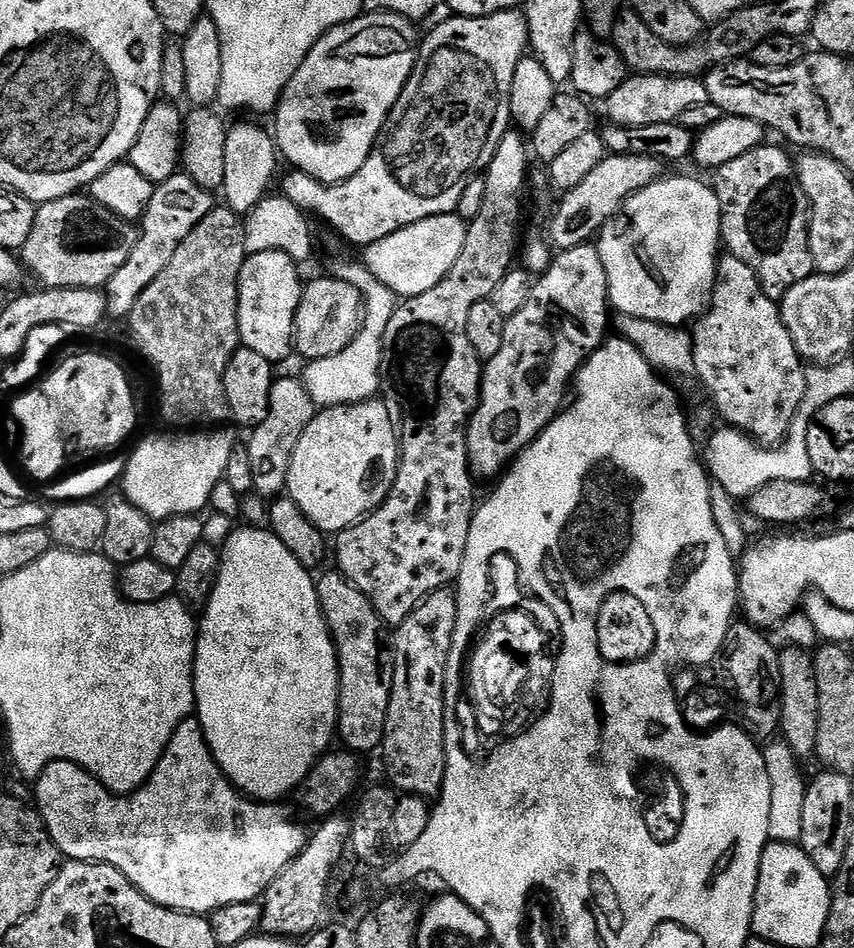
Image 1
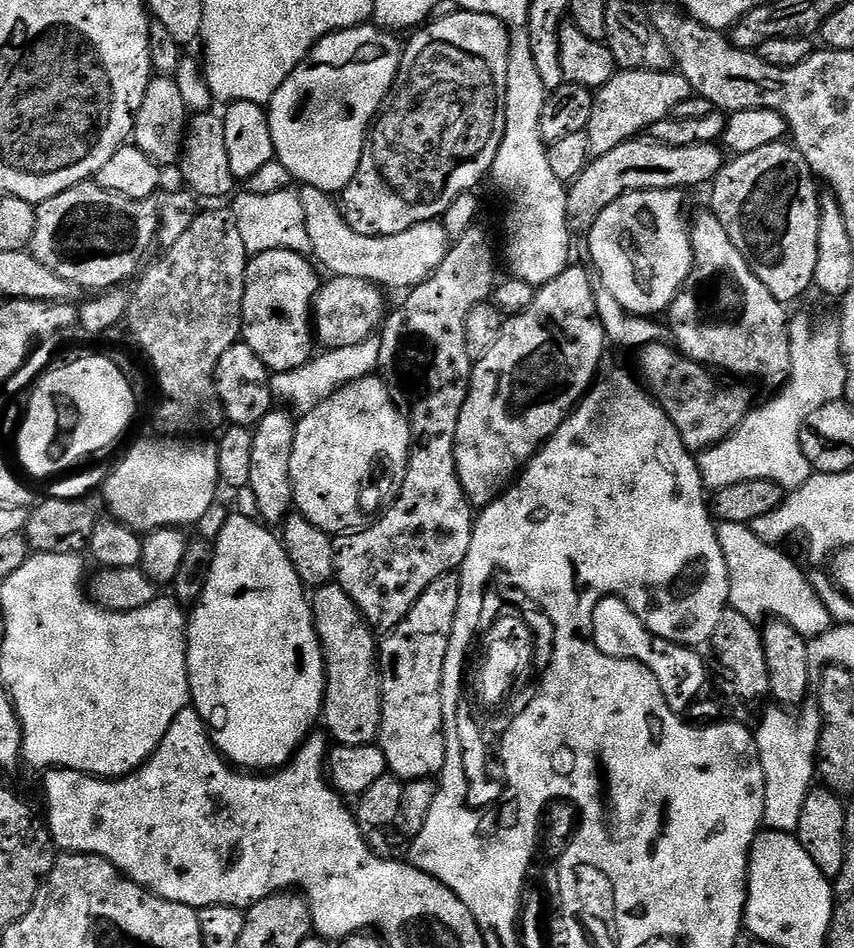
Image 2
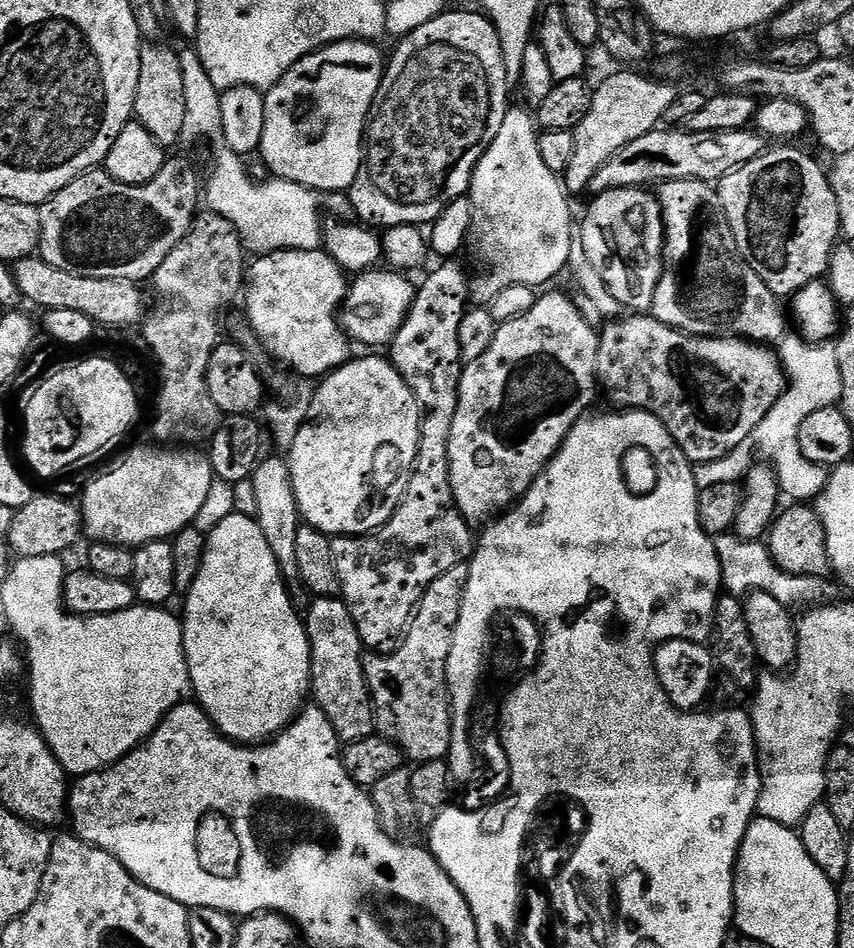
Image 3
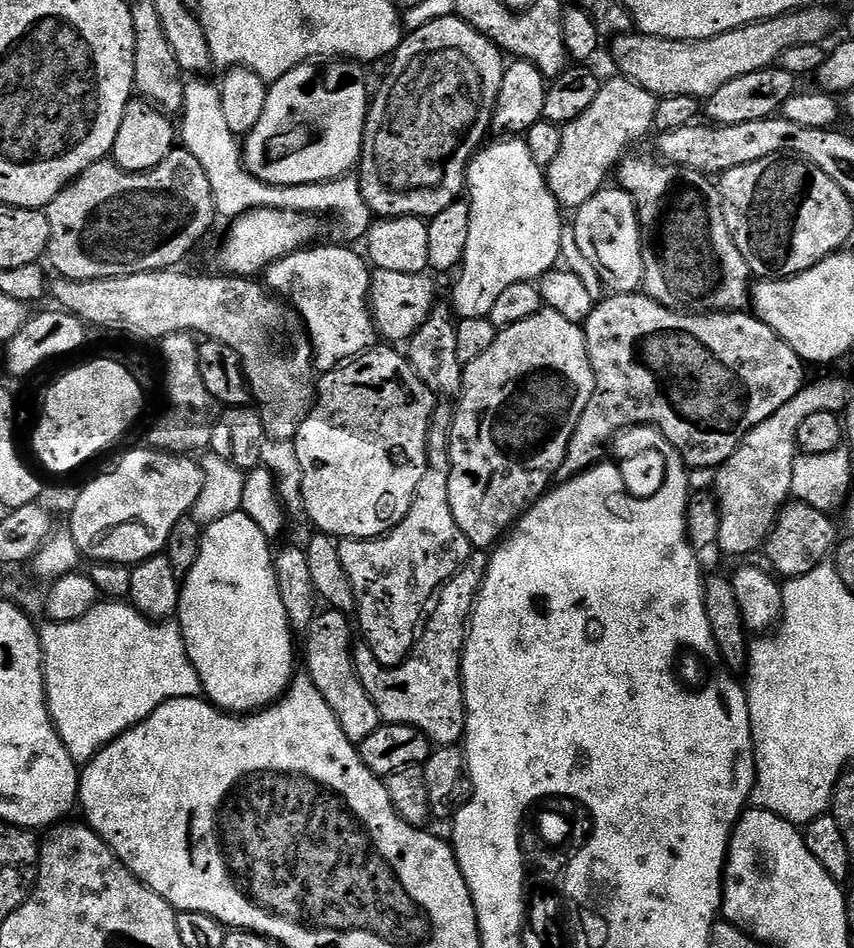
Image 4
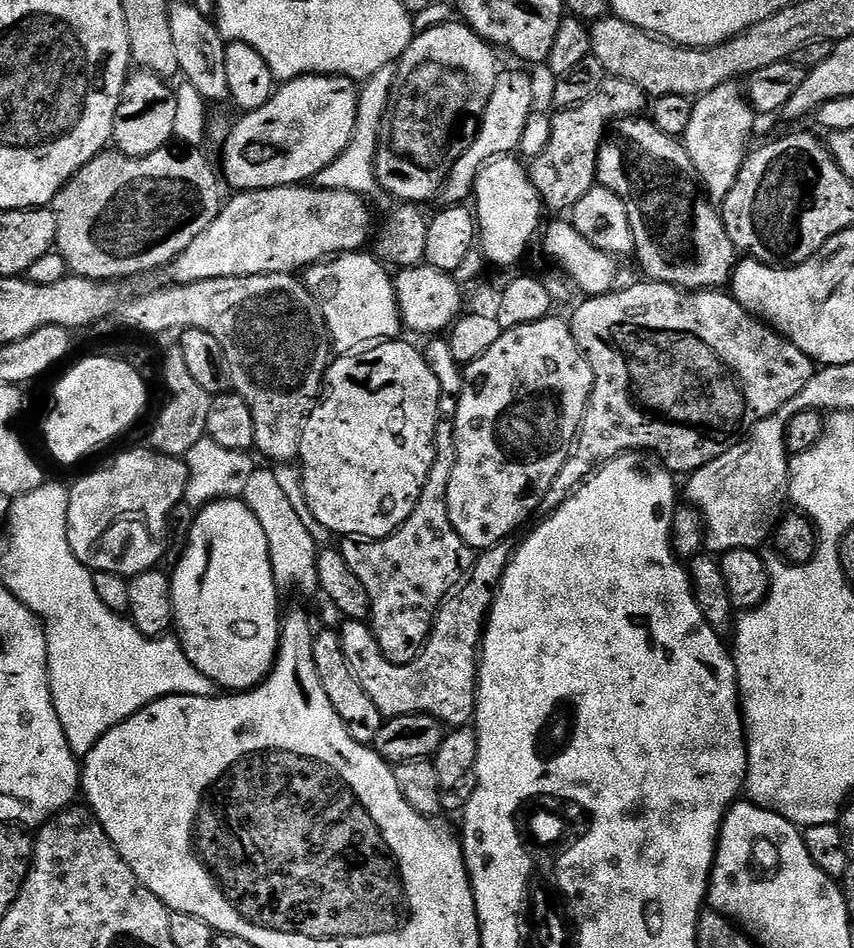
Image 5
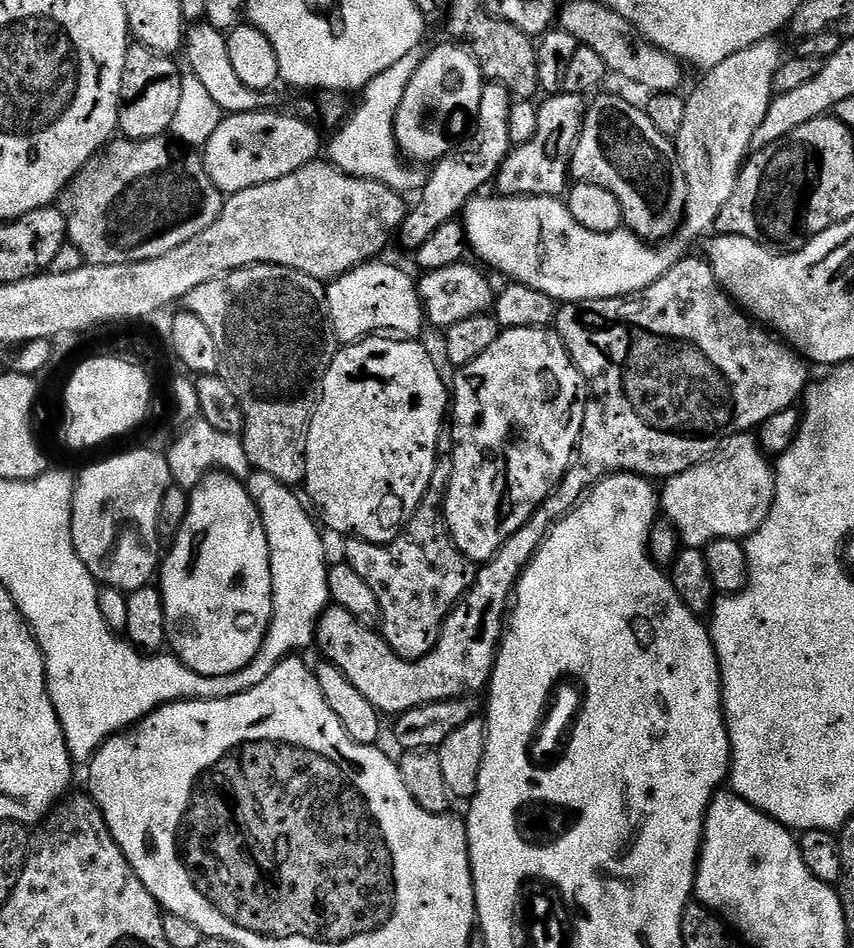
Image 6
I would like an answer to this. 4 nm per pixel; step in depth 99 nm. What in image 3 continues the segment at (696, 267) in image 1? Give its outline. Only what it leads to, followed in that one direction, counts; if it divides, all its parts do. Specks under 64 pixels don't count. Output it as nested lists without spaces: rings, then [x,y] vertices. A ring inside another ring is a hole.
[[[615,188],[609,192],[603,192],[600,196],[595,197],[595,199],[591,201],[593,204],[589,206],[588,213],[579,221],[582,228],[582,241],[586,248],[587,257],[590,258],[595,269],[598,270],[598,273],[602,276],[602,281],[609,287],[611,294],[614,294],[614,298],[618,298],[621,309],[631,310],[636,314],[644,314],[651,309],[652,303],[654,302],[656,287],[664,273],[664,214],[660,210],[659,199],[657,199],[653,193],[651,196],[648,192],[651,191],[645,190],[644,188]]]

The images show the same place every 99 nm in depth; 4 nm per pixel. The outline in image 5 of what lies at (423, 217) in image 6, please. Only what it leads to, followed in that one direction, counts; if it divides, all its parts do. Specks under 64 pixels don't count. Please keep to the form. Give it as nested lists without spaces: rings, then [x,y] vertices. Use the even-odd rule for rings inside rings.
[[[497,71],[494,91],[490,94],[490,102],[486,102],[478,134],[472,145],[456,159],[444,183],[442,200],[445,205],[462,204],[473,199],[478,174],[491,160],[499,160],[501,156],[515,153],[519,149],[522,129],[536,107],[536,88],[526,73]]]

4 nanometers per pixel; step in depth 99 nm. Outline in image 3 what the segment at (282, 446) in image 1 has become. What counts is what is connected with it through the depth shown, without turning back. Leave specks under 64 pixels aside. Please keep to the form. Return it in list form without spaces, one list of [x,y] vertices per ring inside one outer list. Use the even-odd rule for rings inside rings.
[[[265,455],[261,459],[260,465],[256,467],[251,482],[256,498],[254,519],[258,522],[262,534],[266,534],[266,542],[270,545],[270,550],[274,550],[274,558],[278,562],[280,573],[284,575],[285,581],[299,581],[297,539],[302,525],[302,517],[298,502],[294,498],[294,486],[290,478],[287,459],[283,455]]]

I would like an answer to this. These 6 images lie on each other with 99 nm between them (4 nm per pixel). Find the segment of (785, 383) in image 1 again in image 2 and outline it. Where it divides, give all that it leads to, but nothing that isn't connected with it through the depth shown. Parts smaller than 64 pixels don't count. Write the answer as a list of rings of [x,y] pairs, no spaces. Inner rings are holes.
[[[711,210],[700,212],[696,220],[694,216],[690,231],[692,233],[692,272],[666,313],[666,324],[670,329],[671,339],[673,341],[676,339],[675,347],[684,356],[709,369],[719,370],[721,373],[729,372],[732,375],[729,377],[753,376],[754,379],[761,380],[766,387],[774,388],[772,390],[782,389],[791,373],[789,309],[779,304],[774,294],[770,294],[770,290],[762,286],[762,282],[756,277],[754,270],[750,270],[738,246],[730,242],[730,234],[726,234],[726,226],[718,222],[715,212]]]

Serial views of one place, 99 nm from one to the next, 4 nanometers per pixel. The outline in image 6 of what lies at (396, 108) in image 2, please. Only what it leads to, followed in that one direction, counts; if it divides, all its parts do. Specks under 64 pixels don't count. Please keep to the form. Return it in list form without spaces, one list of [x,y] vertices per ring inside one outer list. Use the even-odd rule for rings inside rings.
[[[456,42],[448,43],[452,44],[438,45],[417,66],[416,73],[406,80],[404,94],[400,98],[400,105],[396,111],[396,146],[400,149],[403,159],[416,166],[431,166],[453,151],[459,145],[456,143],[467,132],[469,135],[478,114],[478,106],[482,102],[482,90],[486,81],[479,62],[472,57],[467,47]]]

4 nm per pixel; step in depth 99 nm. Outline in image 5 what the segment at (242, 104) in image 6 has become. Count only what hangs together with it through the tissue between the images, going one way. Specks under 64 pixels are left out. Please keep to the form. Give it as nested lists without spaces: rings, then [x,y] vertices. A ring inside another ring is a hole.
[[[173,3],[170,7],[170,34],[174,37],[174,51],[178,57],[180,76],[205,102],[229,99],[230,81],[226,78],[226,41],[217,25],[196,9],[195,3]]]

